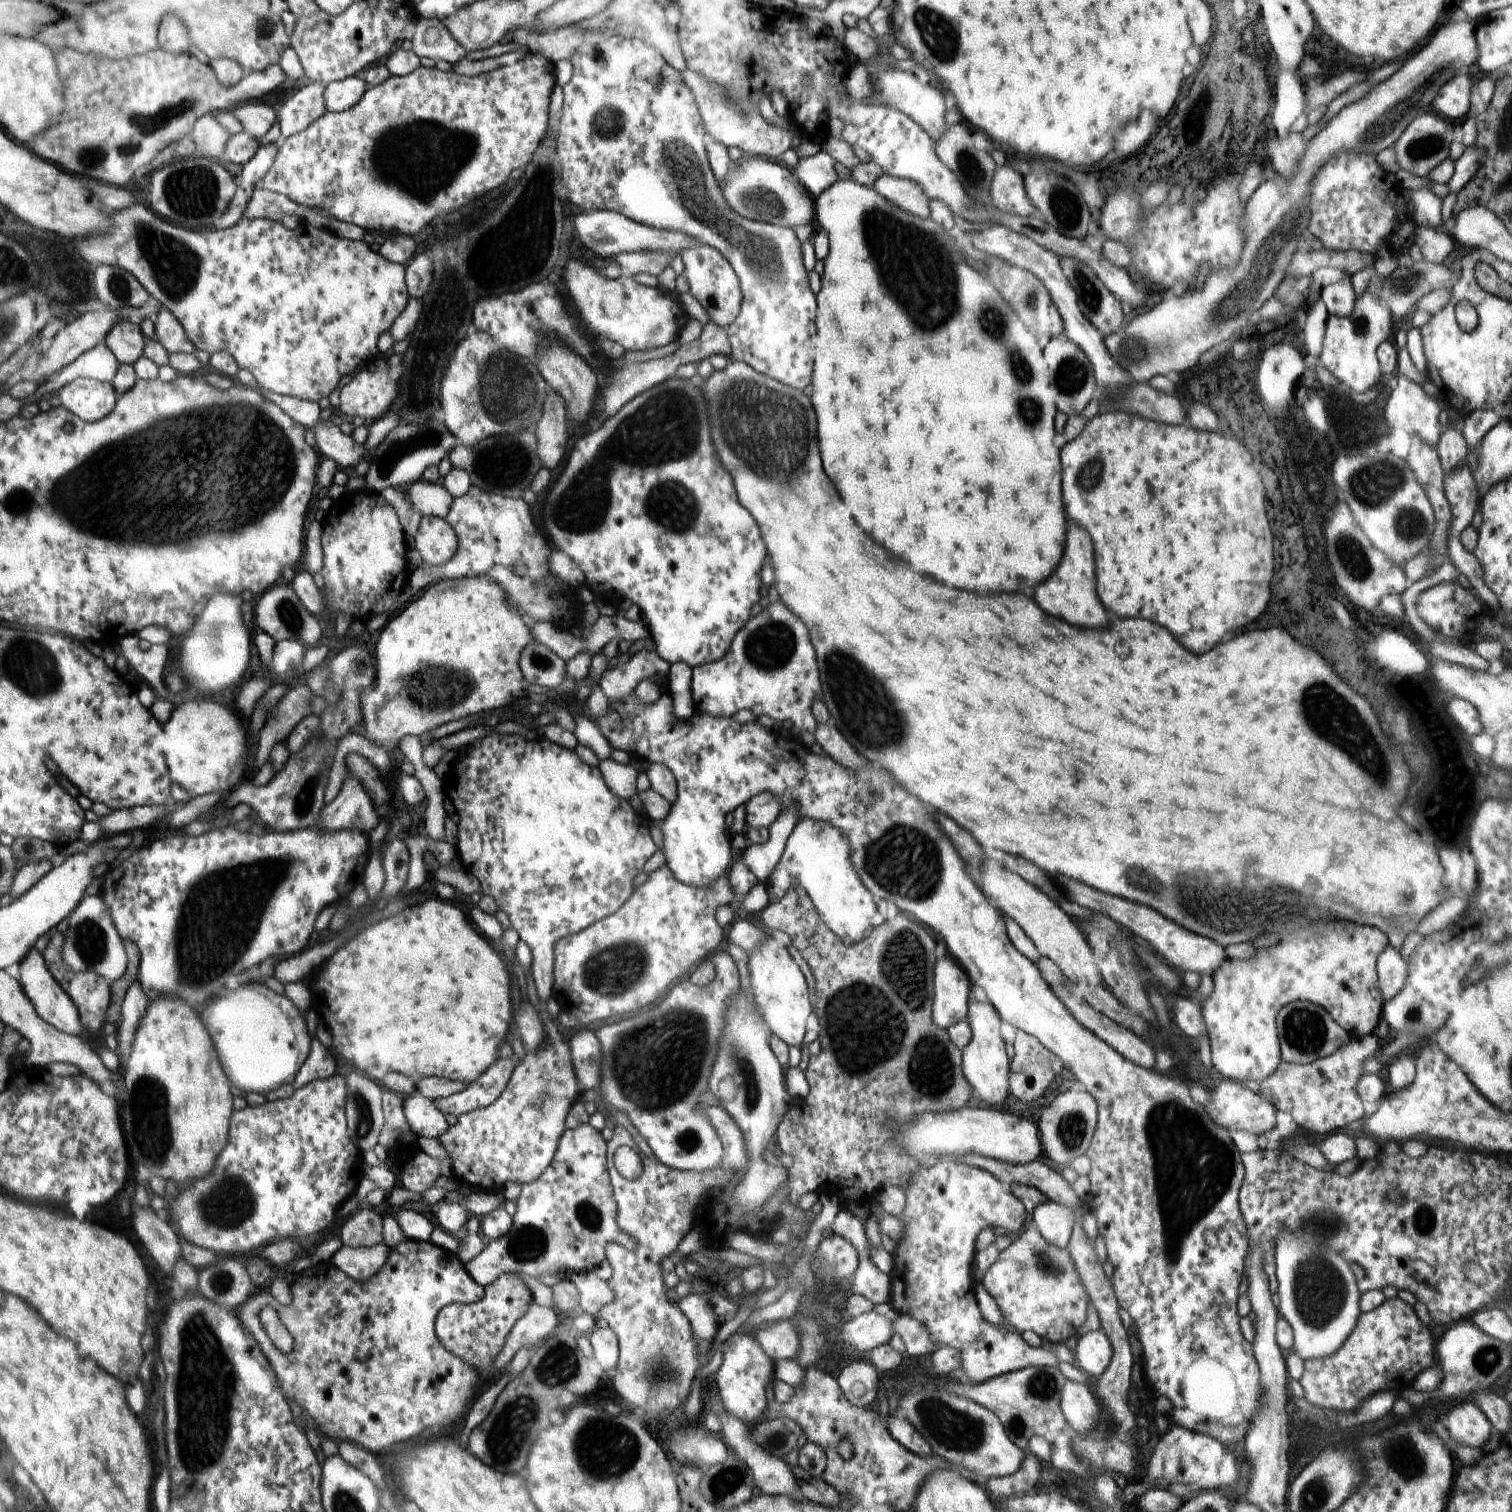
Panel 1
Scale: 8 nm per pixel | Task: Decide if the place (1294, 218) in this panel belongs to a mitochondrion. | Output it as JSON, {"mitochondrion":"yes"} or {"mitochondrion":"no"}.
{"mitochondrion":"yes"}

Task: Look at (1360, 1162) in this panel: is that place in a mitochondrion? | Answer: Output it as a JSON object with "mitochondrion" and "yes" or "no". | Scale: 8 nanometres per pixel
{"mitochondrion":"no"}

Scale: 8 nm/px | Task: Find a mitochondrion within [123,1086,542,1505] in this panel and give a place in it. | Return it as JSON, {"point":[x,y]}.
{"point":[206,1378]}

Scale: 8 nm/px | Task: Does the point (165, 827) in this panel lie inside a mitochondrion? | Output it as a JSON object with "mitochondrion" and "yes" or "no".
{"mitochondrion":"no"}

